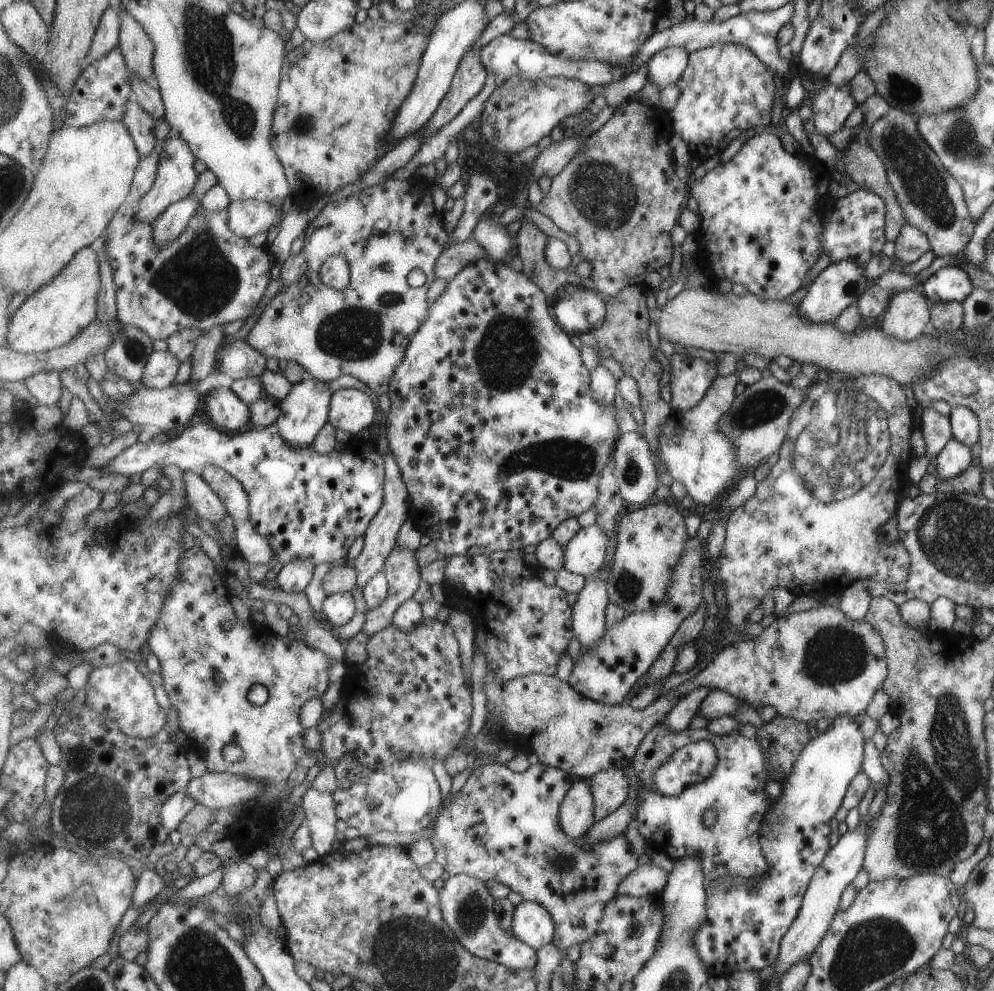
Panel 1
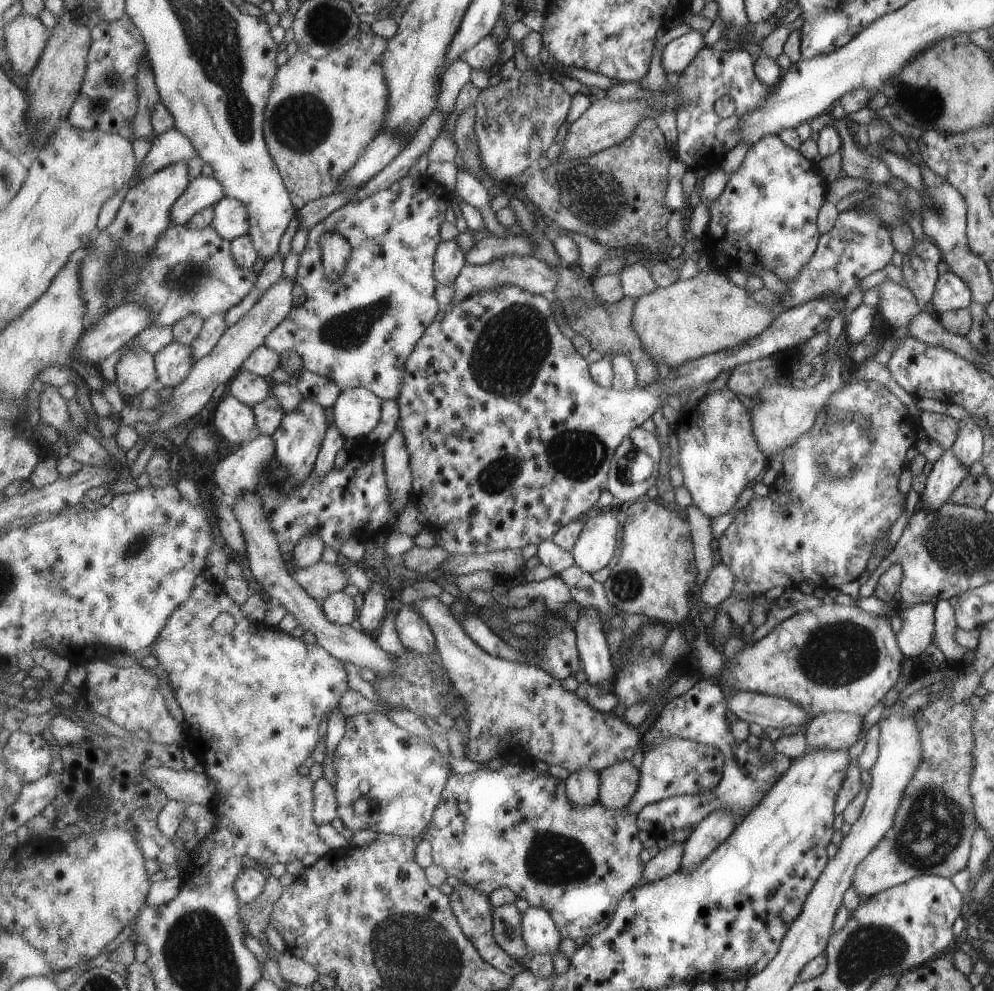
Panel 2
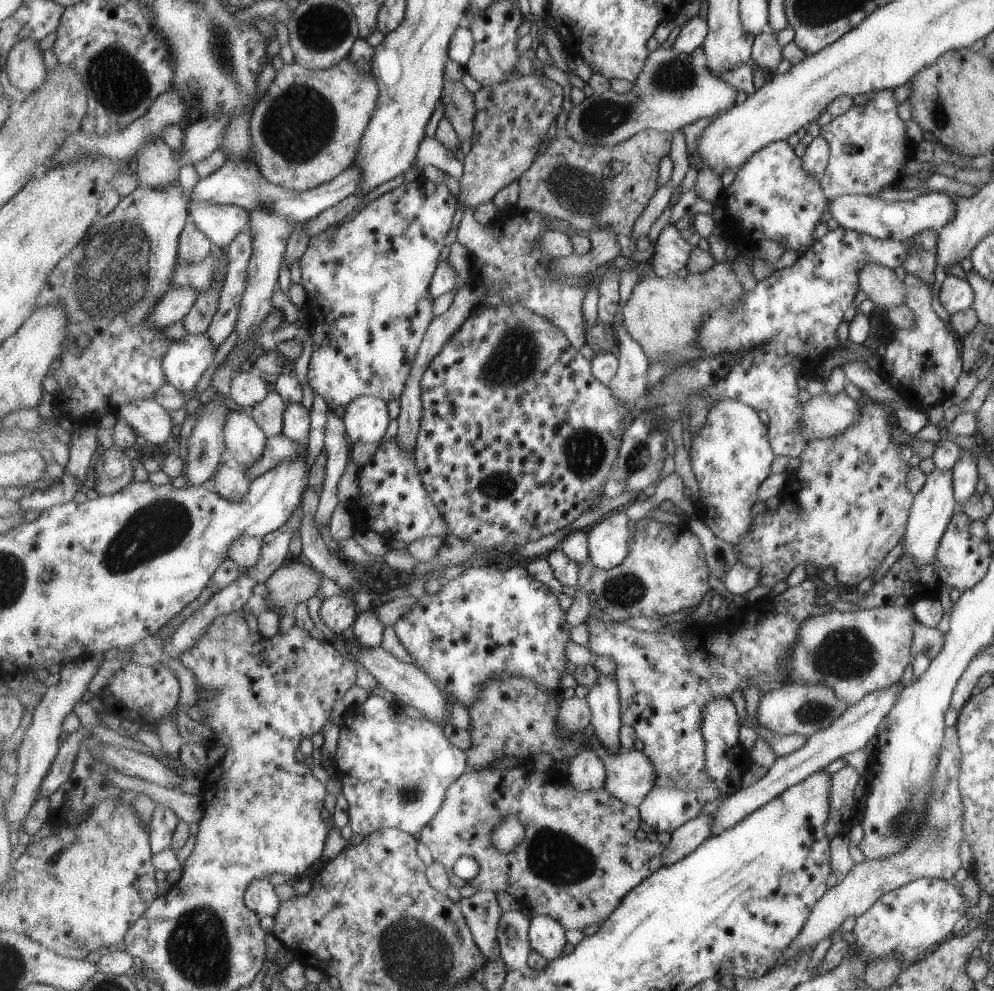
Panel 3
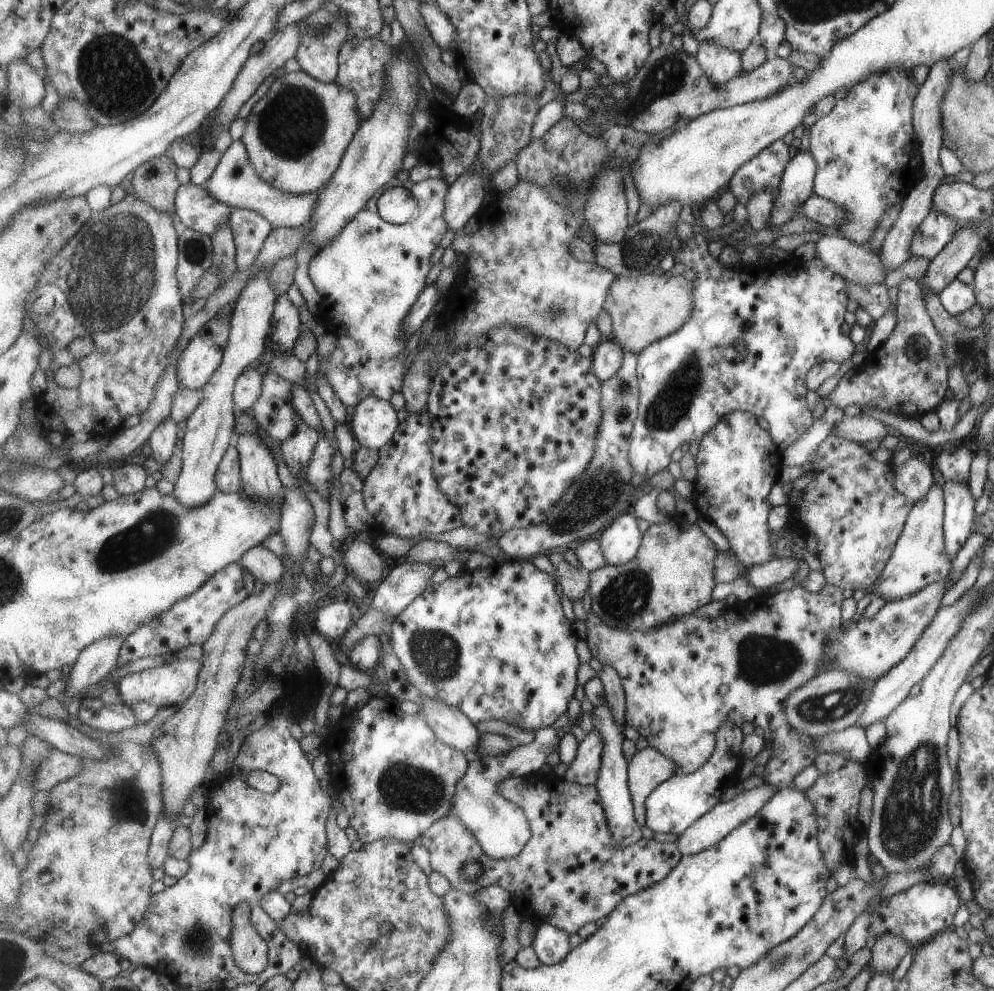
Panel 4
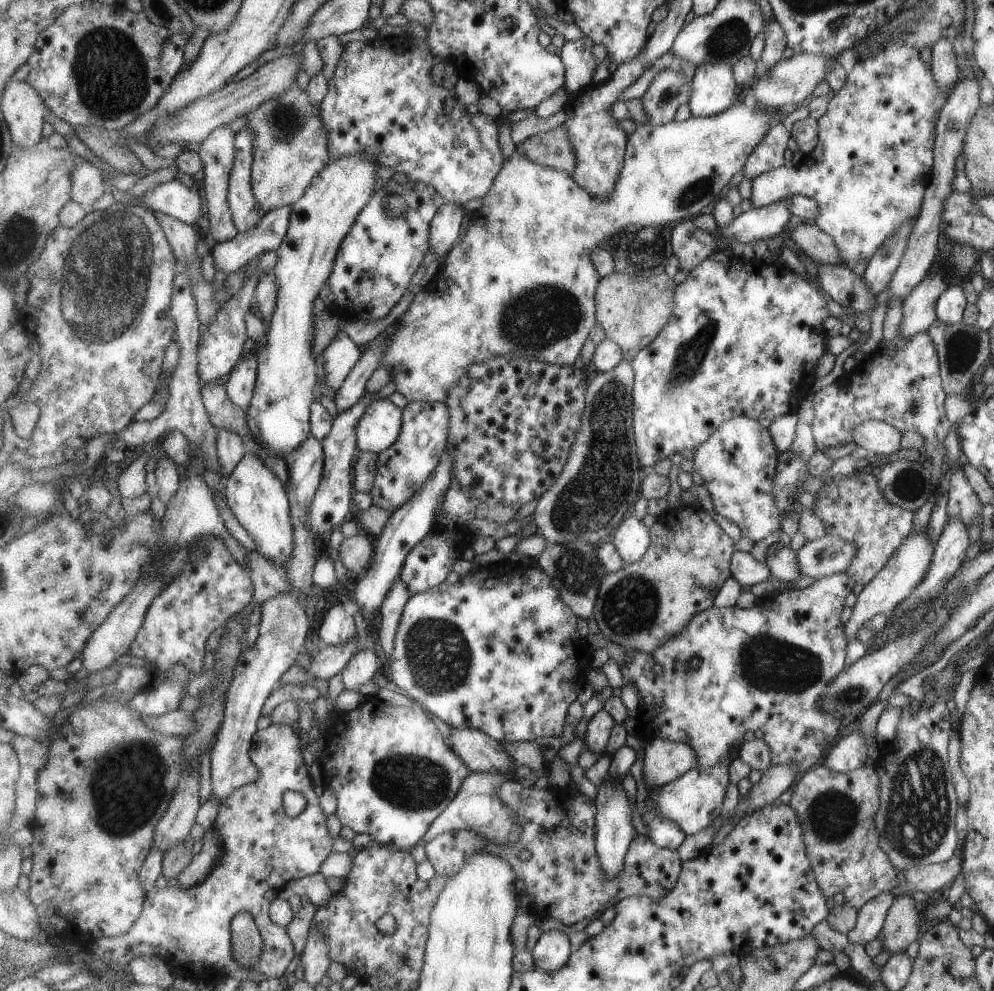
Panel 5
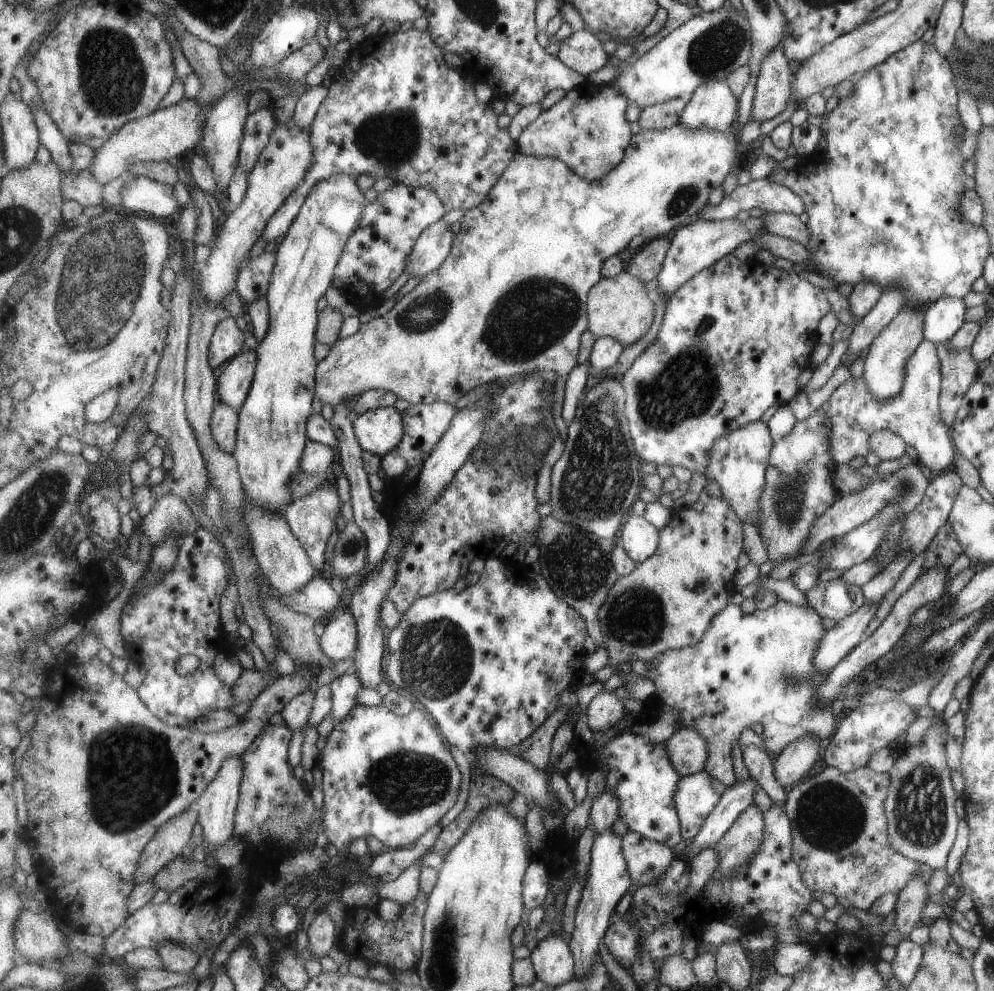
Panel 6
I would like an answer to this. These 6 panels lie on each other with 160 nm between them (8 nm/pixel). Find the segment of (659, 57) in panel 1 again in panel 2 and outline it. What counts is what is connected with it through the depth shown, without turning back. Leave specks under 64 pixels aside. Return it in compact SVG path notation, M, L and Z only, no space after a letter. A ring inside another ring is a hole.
M687 30L686 34L667 43L661 56L665 73L682 76L703 46L705 46L705 38L701 32L695 30Z

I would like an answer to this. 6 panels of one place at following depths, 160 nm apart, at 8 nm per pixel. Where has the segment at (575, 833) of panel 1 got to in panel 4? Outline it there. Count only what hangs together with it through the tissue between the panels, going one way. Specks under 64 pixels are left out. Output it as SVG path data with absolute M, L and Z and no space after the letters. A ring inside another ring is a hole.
M594 725L593 729L579 741L576 756L563 779L580 785L595 785L602 769L604 748L604 738Z

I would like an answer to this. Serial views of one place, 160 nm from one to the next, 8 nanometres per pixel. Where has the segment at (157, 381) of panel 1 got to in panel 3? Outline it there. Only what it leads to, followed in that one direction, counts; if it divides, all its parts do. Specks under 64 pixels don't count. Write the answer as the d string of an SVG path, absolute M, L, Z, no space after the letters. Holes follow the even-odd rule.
M205 334L185 335L175 341L163 359L163 368L169 383L182 393L195 388L201 376L219 360L216 347Z

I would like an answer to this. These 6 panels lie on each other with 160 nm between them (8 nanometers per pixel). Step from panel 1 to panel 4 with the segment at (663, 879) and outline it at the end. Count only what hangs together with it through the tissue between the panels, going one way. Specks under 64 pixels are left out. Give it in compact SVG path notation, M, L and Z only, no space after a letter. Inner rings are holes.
M764 782L761 786L754 789L744 790L740 795L727 802L720 802L713 807L707 814L698 818L678 839L675 841L683 856L694 855L702 850L717 844L723 837L731 834L738 826L747 822L749 818L755 816L768 800L771 800L777 788L771 783Z

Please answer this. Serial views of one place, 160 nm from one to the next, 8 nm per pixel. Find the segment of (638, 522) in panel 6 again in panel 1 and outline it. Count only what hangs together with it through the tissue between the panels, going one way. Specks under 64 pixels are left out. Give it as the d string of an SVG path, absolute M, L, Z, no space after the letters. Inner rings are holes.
M599 525L583 527L565 547L564 568L588 577L606 561L610 536Z

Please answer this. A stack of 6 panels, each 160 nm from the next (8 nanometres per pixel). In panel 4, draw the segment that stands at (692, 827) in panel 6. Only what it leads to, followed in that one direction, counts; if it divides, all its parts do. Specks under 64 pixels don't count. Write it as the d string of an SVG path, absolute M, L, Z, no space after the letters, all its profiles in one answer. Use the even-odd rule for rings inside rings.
M725 721L718 730L715 750L706 765L690 775L673 775L650 794L646 800L648 828L680 837L698 818L716 807L725 790L739 782L738 768L745 758L742 749L745 737L741 725Z

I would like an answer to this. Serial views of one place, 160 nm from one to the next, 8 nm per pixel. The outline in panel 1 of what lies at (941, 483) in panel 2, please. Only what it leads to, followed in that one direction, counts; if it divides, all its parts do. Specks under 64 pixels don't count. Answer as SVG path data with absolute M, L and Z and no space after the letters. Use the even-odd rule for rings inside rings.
M951 437L935 457L935 478L945 480L959 474L973 463L970 447Z

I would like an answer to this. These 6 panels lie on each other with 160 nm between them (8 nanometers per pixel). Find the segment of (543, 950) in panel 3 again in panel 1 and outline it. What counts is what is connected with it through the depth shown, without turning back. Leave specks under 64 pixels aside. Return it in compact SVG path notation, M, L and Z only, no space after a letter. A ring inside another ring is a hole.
M523 900L516 906L512 932L525 944L539 950L554 940L554 918L543 904Z

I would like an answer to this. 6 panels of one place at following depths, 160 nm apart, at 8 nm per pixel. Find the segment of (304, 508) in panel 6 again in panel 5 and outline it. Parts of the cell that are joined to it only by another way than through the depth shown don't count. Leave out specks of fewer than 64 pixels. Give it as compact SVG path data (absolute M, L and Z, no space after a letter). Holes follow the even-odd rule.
M365 395L357 404L338 413L331 432L322 440L325 453L324 471L321 484L312 500L308 525L318 538L324 539L323 542L326 541L328 534L337 527L337 524L342 524L354 514L355 505L360 501L354 488L354 463L359 452L358 423L373 401L369 395Z

